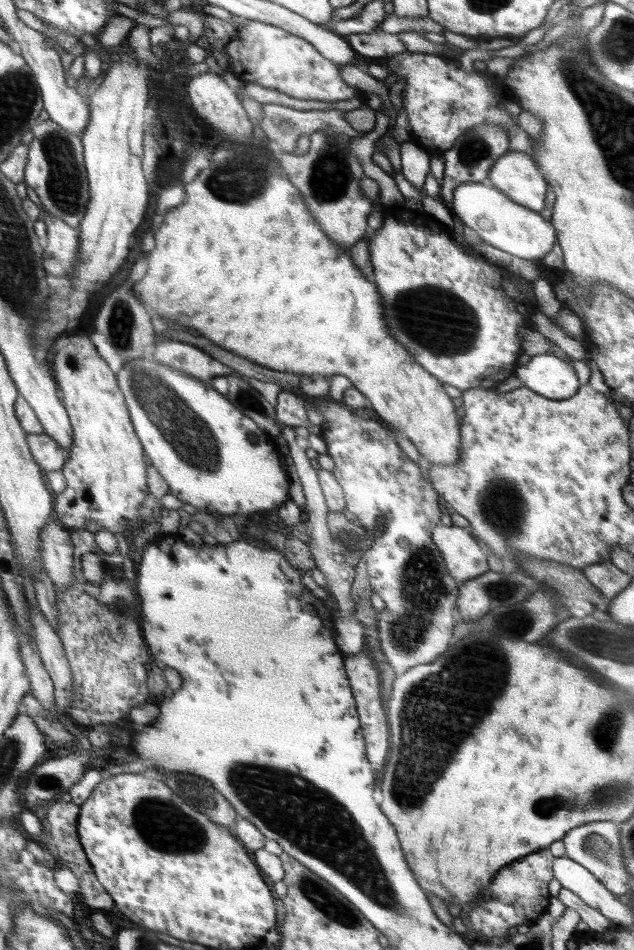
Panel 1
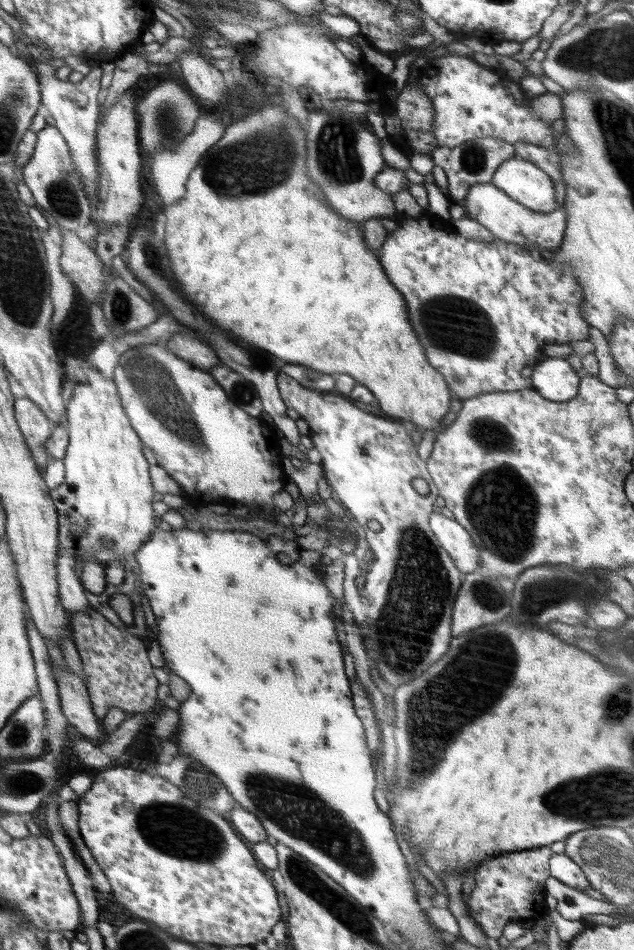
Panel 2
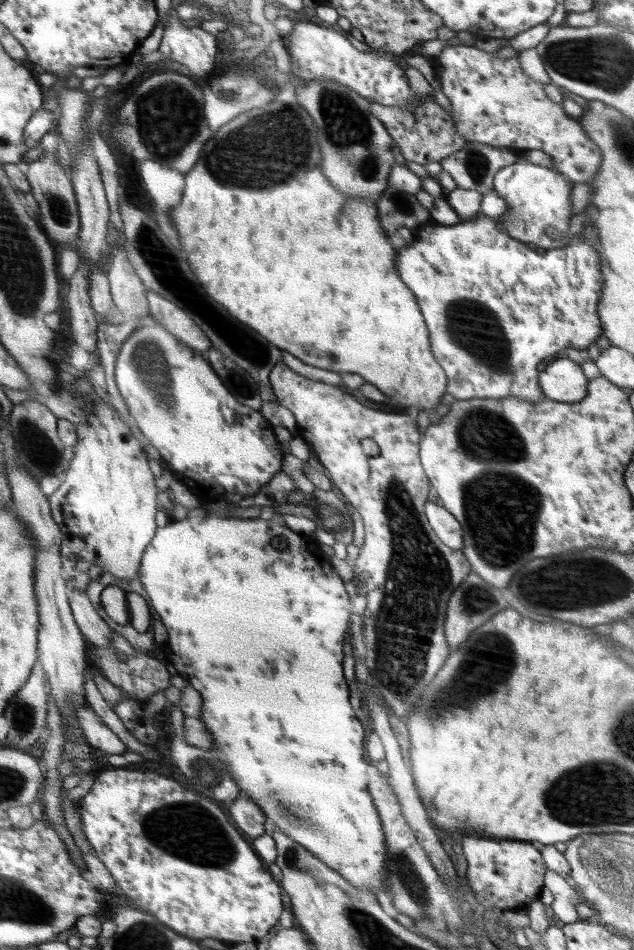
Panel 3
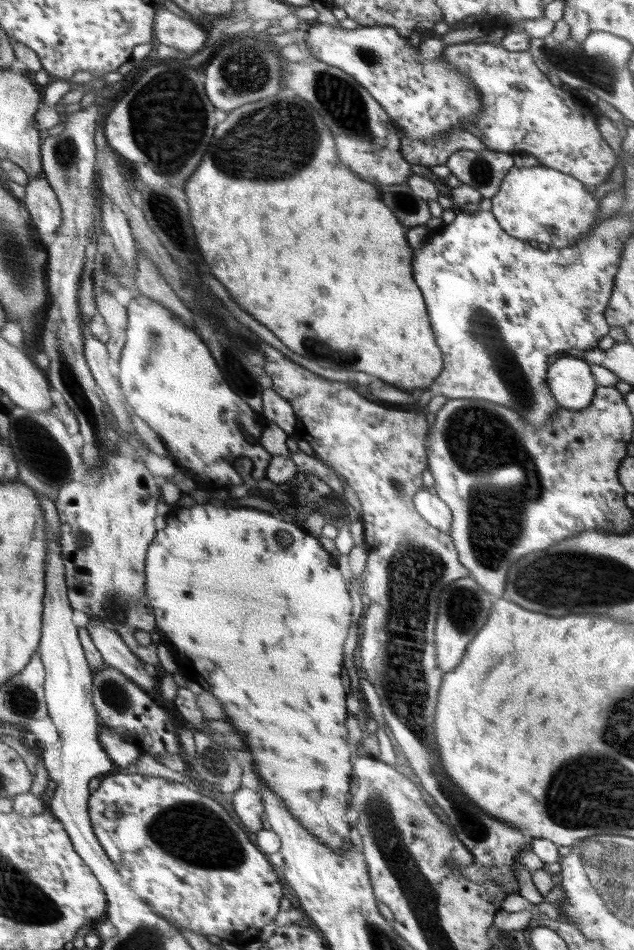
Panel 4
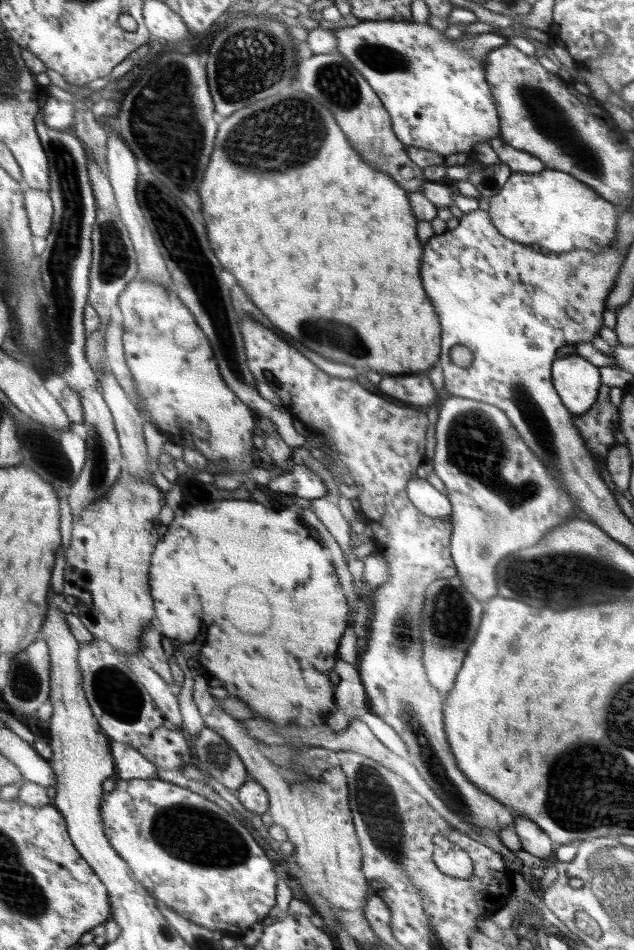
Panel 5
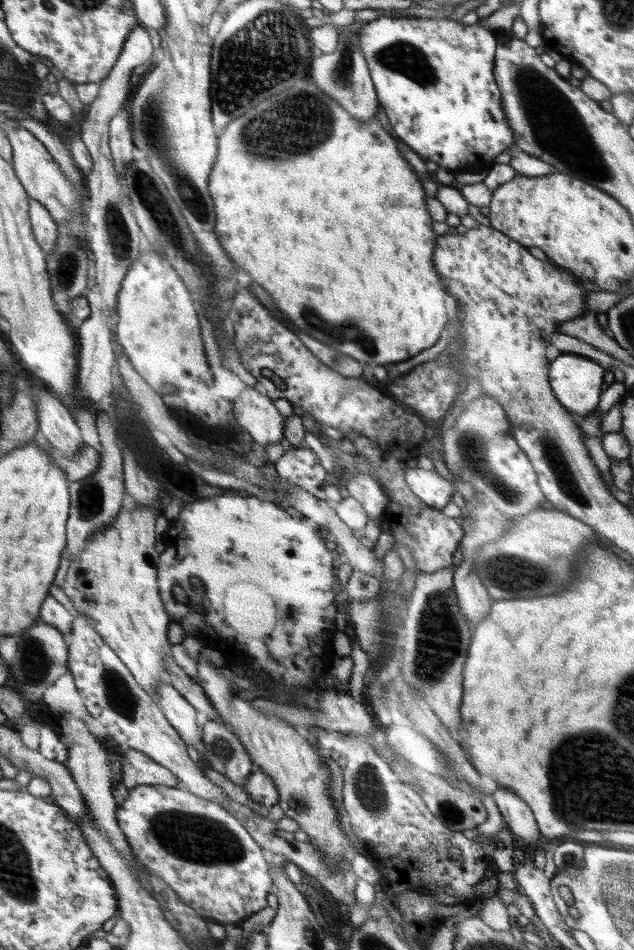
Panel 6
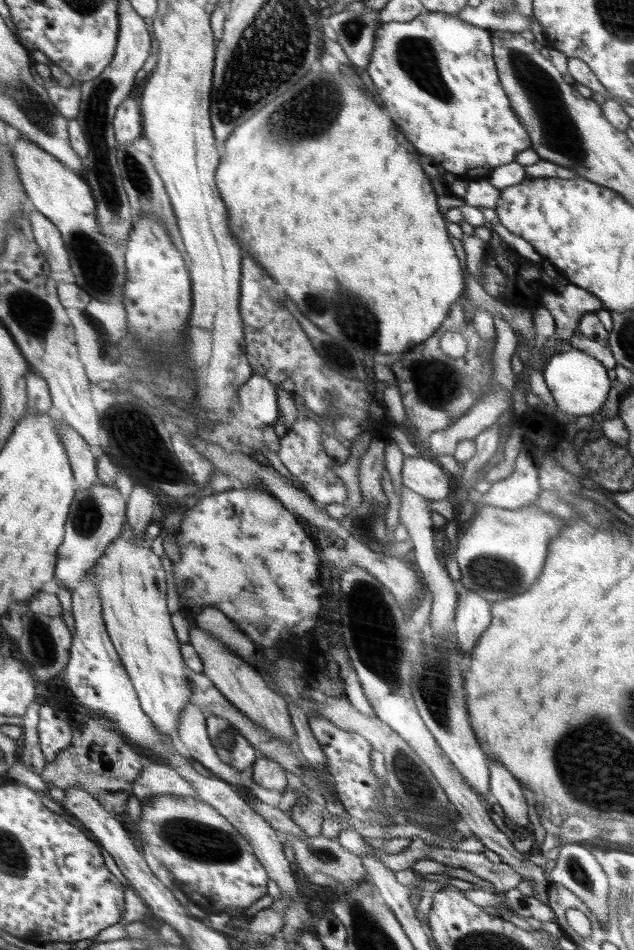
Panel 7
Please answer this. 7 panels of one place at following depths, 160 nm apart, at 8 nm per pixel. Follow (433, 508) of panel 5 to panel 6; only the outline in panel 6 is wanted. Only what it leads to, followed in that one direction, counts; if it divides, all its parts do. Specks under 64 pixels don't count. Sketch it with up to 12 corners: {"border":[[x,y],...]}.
{"border":[[405,468],[410,491],[441,510],[456,496],[437,471]]}

